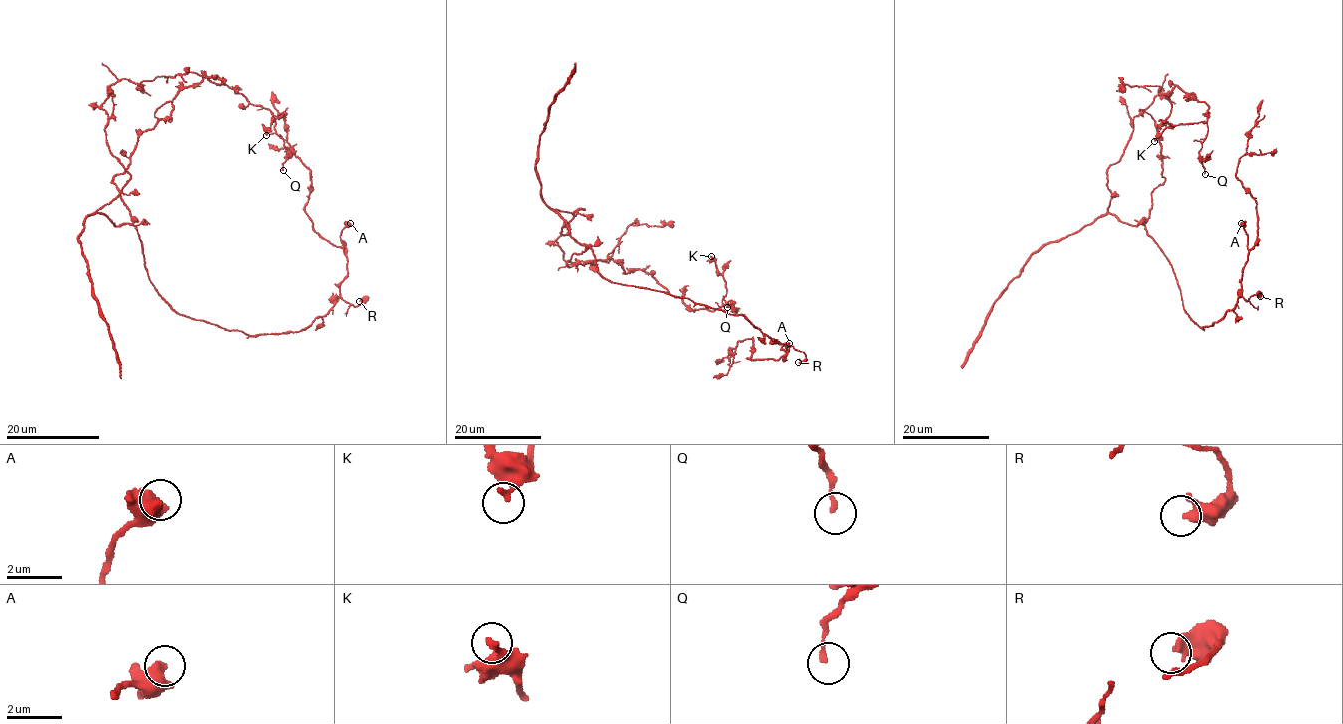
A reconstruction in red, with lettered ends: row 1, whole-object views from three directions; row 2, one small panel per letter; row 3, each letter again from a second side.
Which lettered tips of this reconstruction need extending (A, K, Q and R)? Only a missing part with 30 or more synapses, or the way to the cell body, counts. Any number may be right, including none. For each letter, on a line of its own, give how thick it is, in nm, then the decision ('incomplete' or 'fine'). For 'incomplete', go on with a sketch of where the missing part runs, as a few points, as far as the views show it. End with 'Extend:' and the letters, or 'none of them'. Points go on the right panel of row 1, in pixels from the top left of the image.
A: calibre 440 nm; fine
K: calibre 280 nm; fine
Q: calibre 150 nm; fine
R: calibre 480 nm; fine
Extend: none of them

